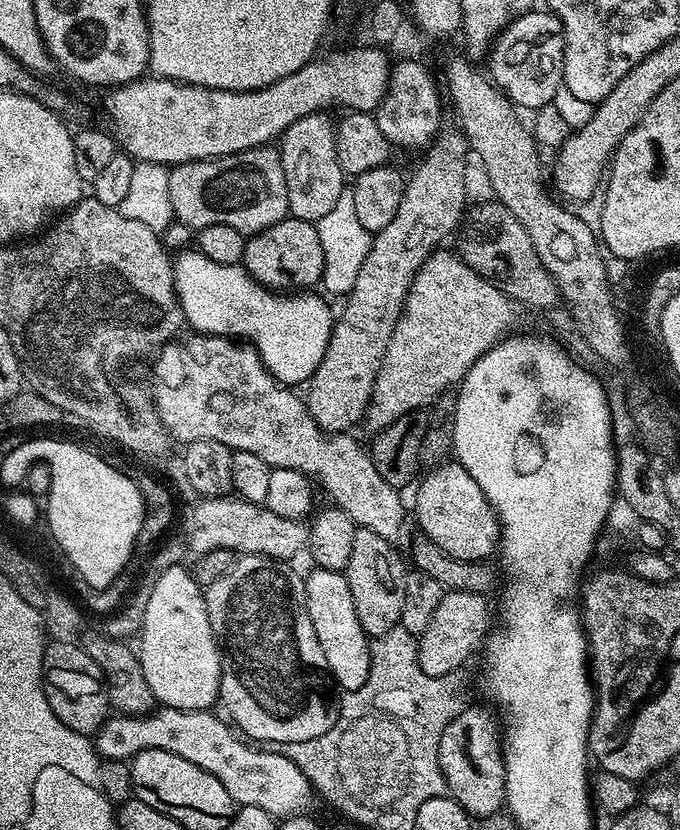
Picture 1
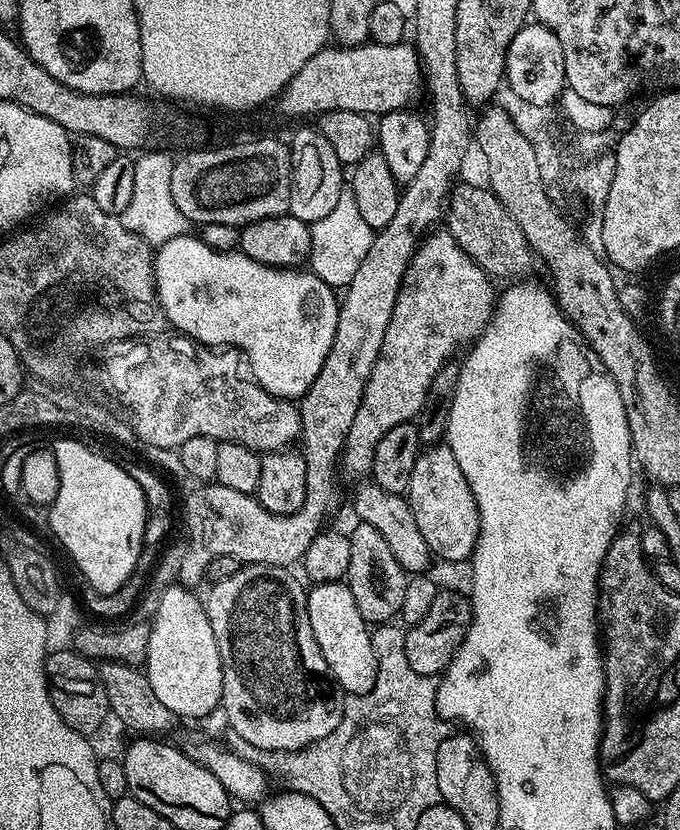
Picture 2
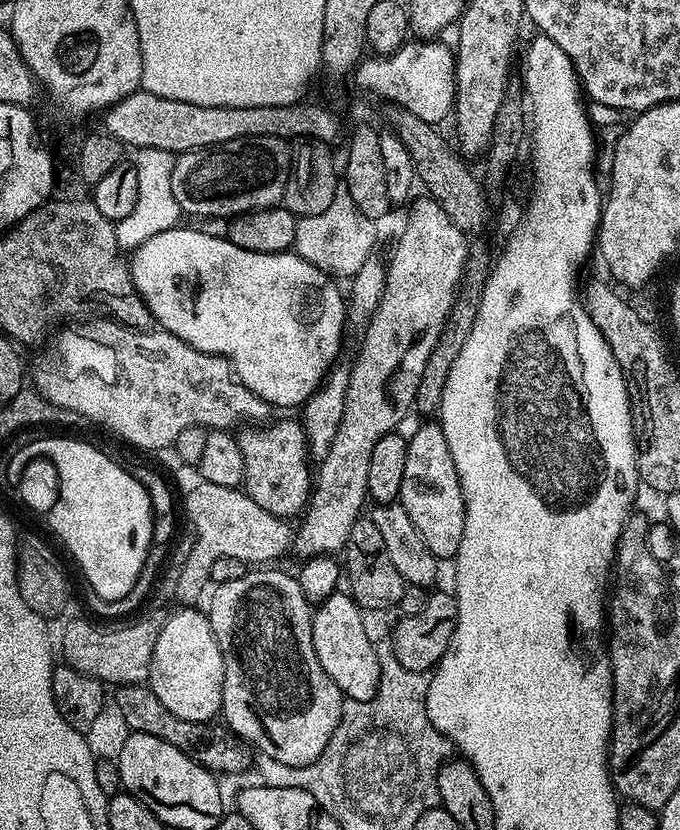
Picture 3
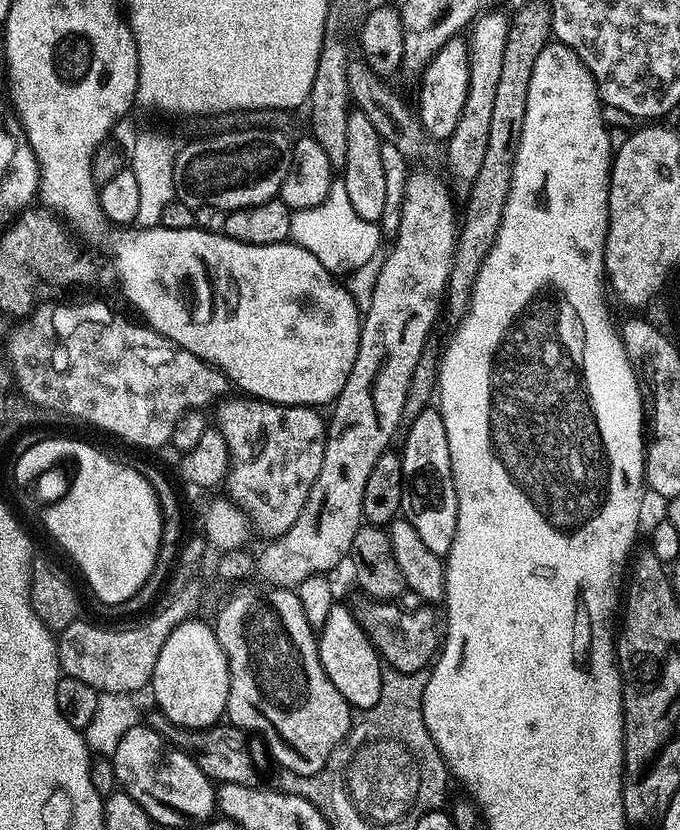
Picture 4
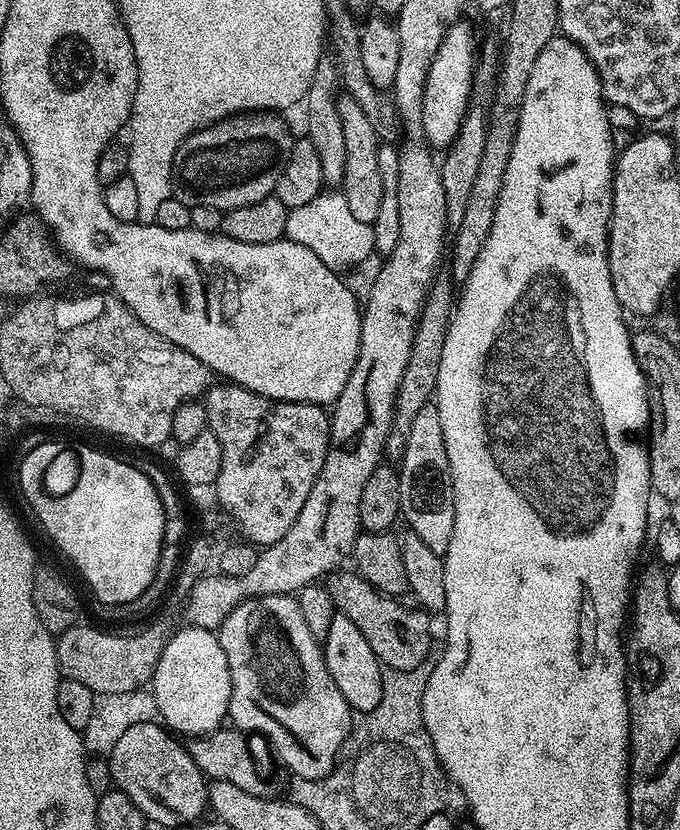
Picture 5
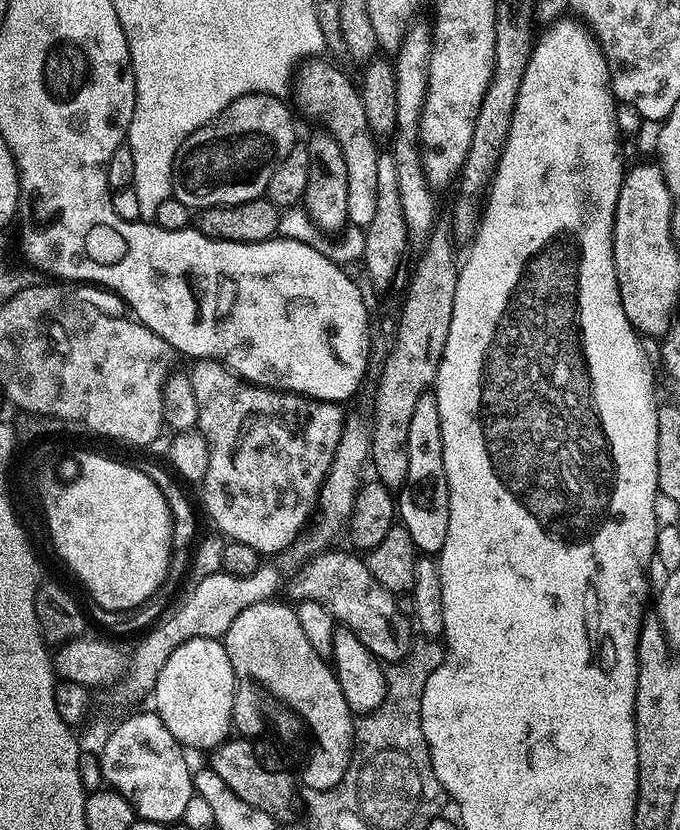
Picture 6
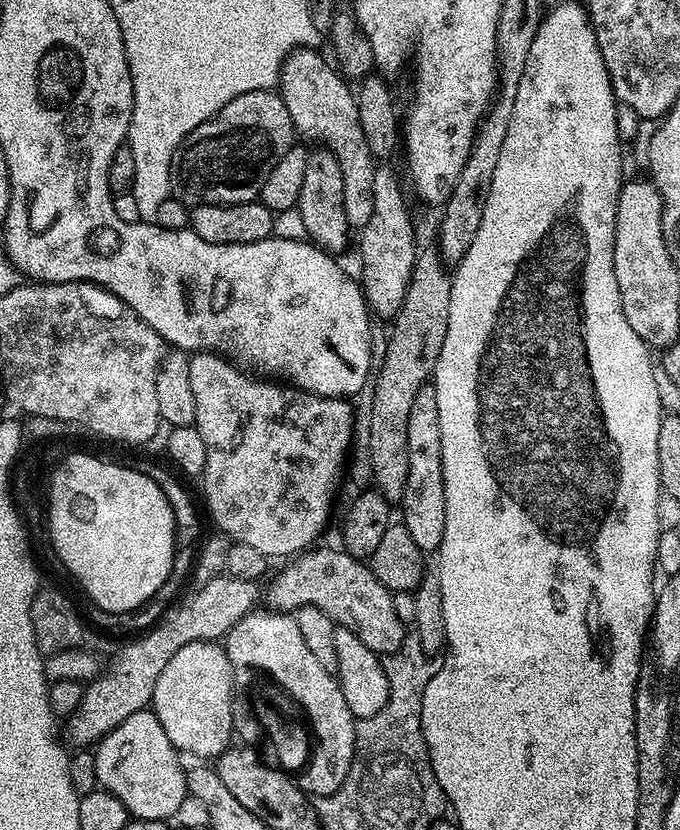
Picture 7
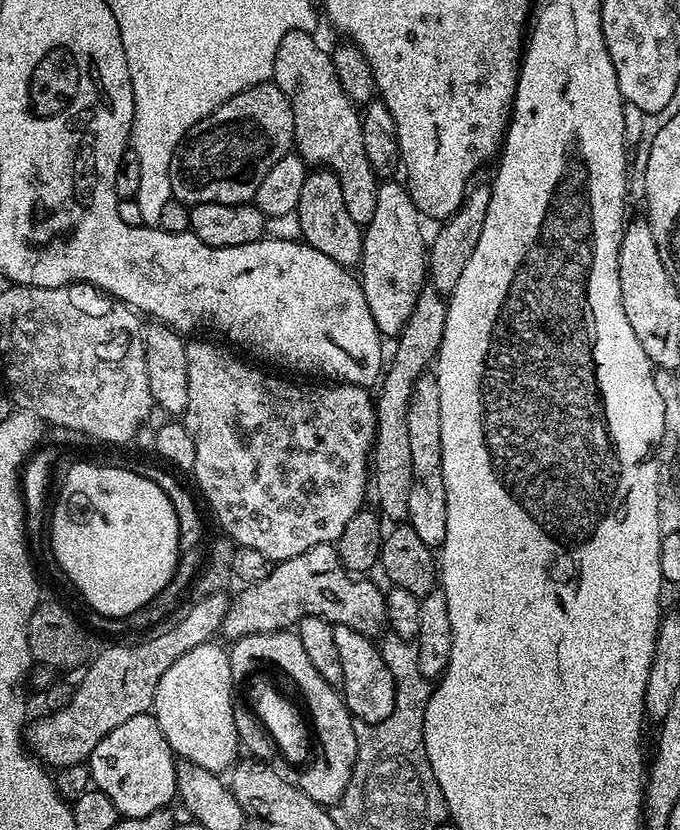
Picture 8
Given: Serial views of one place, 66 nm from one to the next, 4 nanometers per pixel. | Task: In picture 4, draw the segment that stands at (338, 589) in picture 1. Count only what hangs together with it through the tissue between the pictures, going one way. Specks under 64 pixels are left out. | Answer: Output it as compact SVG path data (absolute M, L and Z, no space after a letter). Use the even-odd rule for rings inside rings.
M343 602L332 605L326 622L318 629L320 645L320 661L322 670L326 670L326 678L334 682L338 694L346 698L349 708L363 710L374 706L378 698L382 698L382 667L381 653L376 651L372 637L362 625L356 621L356 616Z

